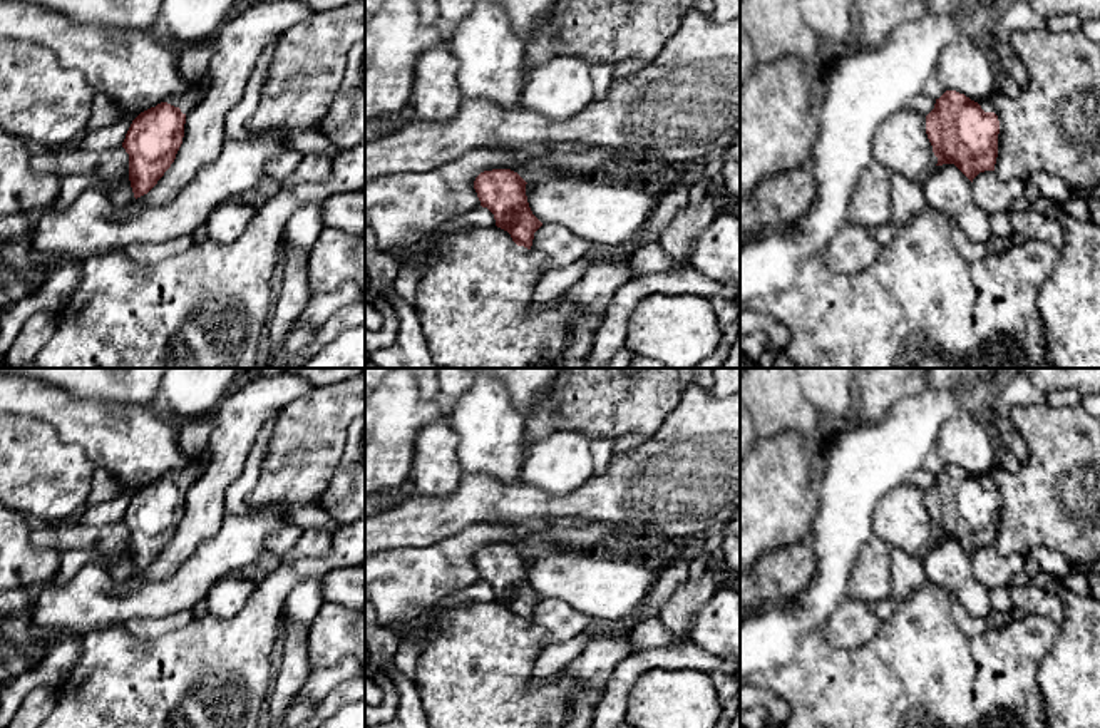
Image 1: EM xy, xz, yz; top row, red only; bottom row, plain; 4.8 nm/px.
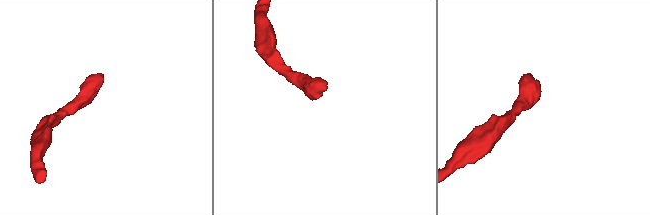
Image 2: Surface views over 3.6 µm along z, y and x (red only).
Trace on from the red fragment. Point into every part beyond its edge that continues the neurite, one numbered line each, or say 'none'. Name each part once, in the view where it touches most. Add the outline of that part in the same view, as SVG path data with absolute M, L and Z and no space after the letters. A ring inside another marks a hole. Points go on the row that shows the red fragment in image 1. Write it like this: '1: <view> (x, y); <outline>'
1: xy (193, 61); M214 38L196 45L176 45L179 72L188 82L188 89L167 99L166 102L179 107L182 114L189 114L199 102L201 94L206 90L201 84L209 77L209 62L214 55Z

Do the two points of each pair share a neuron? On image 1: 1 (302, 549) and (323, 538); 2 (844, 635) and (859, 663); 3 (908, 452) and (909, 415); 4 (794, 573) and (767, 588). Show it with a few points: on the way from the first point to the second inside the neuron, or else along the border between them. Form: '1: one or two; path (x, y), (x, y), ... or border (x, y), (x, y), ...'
1: one; path (307, 546), (318, 541)
2: two; border (881, 621), (858, 646), (836, 648), (826, 640)
3: one; path (908, 444), (909, 424)
4: one; path (787, 573), (782, 573), (774, 581)

